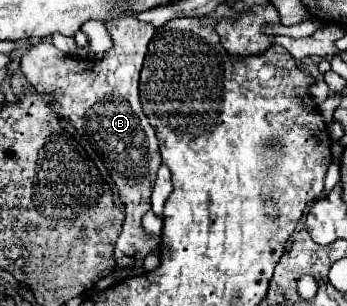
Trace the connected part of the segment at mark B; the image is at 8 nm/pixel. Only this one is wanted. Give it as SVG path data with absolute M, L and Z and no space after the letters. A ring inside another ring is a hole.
M130 16L114 18L106 22L106 28L114 40L114 48L110 48L102 60L76 60L48 42L34 44L20 60L20 70L36 88L36 92L54 96L54 112L60 118L70 120L84 136L84 140L88 140L100 154L114 184L118 186L120 202L126 208L124 228L114 248L116 272L102 278L96 284L98 290L112 286L122 272L142 274L144 258L160 244L160 238L146 238L146 232L142 232L140 226L140 218L150 210L150 194L154 188L152 184L158 166L162 164L158 138L142 112L138 96L138 78L146 56L146 46L154 36L154 26L140 22L136 16Z

